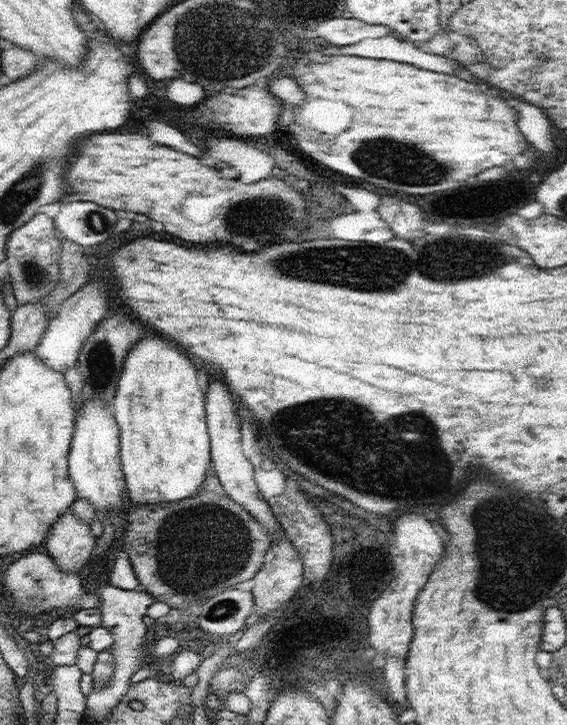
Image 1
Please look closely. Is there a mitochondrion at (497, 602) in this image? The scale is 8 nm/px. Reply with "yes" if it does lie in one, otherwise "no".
yes

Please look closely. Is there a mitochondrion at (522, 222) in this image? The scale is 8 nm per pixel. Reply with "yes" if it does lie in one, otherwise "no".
no

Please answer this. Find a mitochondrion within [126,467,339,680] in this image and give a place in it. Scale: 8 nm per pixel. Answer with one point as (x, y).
(233, 541)

